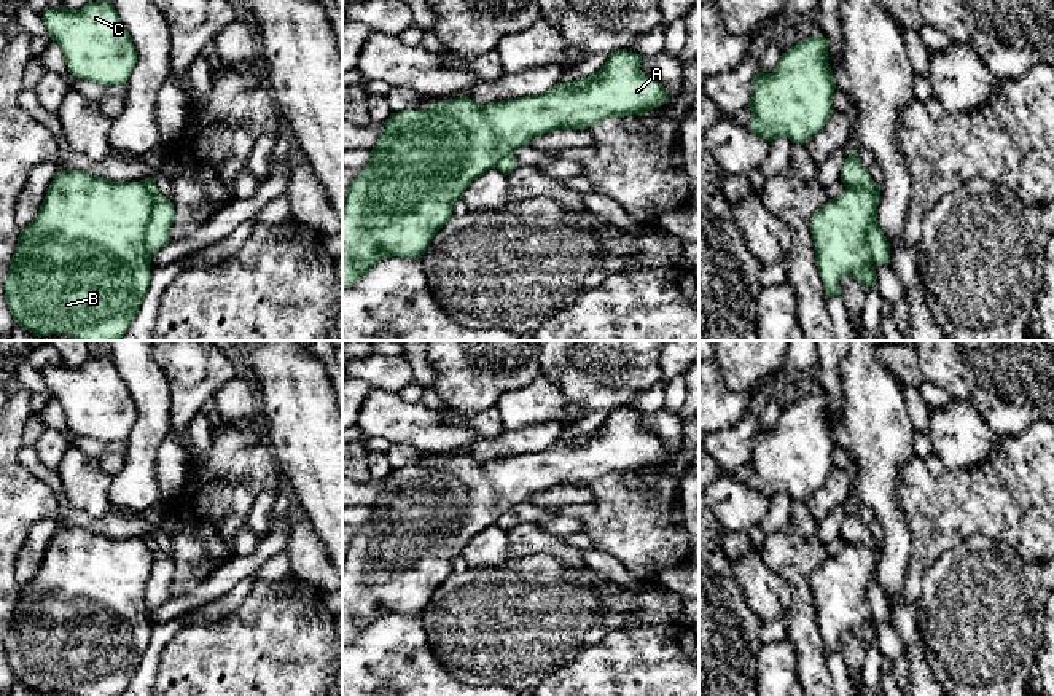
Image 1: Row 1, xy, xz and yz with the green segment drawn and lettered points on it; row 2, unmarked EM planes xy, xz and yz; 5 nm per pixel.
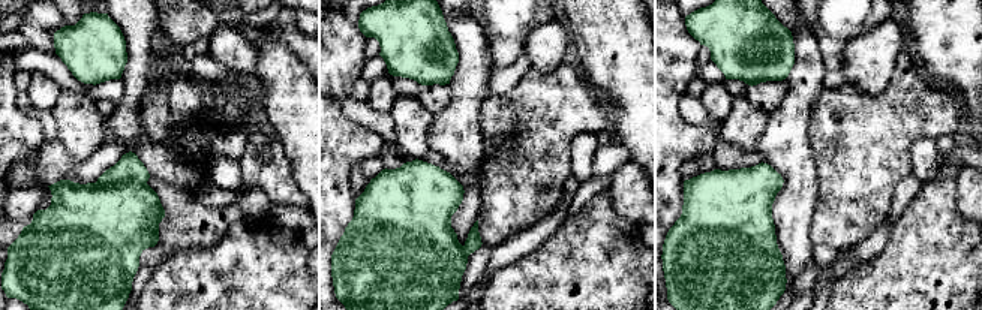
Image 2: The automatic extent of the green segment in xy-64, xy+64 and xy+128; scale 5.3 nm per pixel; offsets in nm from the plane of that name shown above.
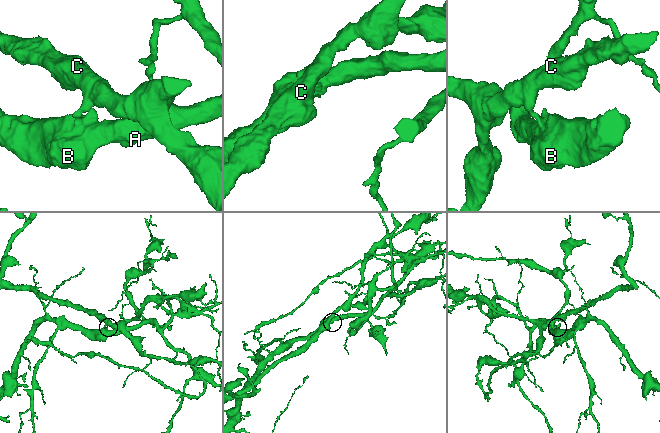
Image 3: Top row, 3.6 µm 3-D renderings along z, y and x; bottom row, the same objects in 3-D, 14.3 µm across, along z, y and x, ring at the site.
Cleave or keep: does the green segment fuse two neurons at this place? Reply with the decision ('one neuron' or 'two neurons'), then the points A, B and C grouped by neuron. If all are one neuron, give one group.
two neurons; A B / C

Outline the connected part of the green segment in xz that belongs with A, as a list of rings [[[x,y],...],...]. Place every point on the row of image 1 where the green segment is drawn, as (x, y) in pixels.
[[[616,49],[608,54],[605,65],[594,75],[570,83],[557,83],[537,96],[486,105],[463,96],[438,105],[427,104],[422,111],[406,108],[392,113],[371,150],[369,162],[352,182],[342,204],[342,290],[355,283],[381,260],[422,256],[435,234],[454,217],[452,204],[462,199],[466,186],[476,177],[497,167],[497,162],[514,148],[529,145],[532,137],[549,134],[554,129],[588,129],[607,118],[643,115],[667,102],[670,97],[666,88],[654,76],[640,70],[643,61],[645,56]]]

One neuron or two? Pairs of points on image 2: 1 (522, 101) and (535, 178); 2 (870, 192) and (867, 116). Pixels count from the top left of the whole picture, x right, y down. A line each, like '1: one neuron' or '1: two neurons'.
1: one neuron
2: one neuron

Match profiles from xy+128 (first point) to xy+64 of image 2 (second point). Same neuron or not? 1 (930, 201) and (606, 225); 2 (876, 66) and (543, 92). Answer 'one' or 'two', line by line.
1: one
2: two

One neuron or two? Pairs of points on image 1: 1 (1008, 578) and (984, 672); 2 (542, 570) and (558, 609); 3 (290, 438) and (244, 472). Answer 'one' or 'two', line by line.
1: one
2: one
3: two

